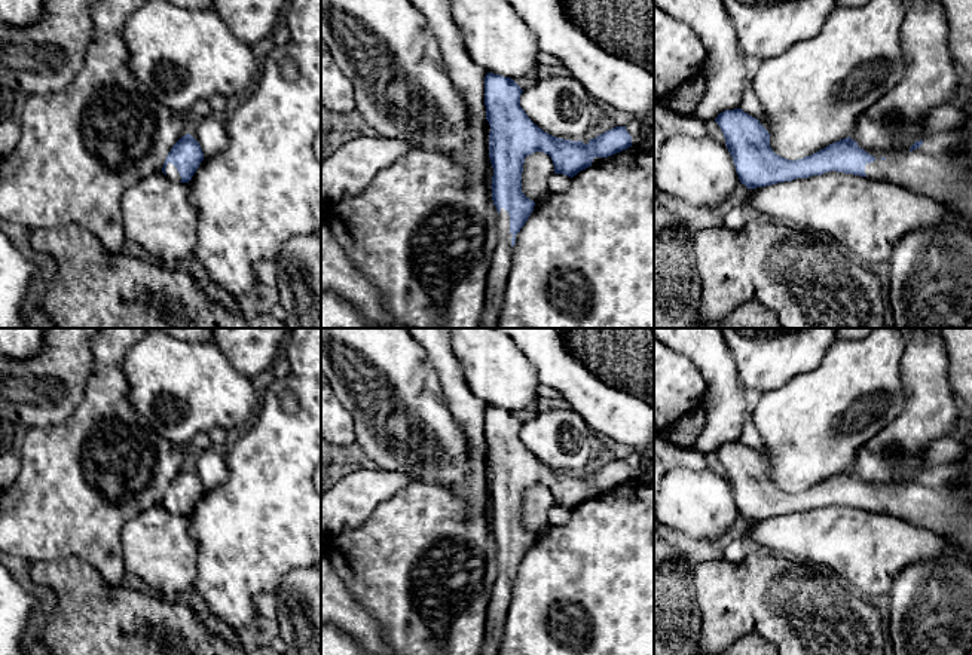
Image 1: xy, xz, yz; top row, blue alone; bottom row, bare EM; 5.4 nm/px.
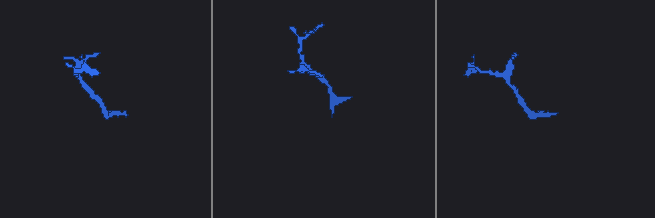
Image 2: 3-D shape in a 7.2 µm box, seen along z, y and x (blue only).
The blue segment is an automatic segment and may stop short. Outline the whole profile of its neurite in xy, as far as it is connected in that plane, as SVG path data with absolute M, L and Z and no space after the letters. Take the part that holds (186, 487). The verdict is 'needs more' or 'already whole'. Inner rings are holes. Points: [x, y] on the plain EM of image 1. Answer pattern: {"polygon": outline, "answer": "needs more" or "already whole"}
{"polygon": "M186 466L172 478L162 505L169 512L189 515L202 493L204 486L199 475L190 466Z", "answer": "needs more"}

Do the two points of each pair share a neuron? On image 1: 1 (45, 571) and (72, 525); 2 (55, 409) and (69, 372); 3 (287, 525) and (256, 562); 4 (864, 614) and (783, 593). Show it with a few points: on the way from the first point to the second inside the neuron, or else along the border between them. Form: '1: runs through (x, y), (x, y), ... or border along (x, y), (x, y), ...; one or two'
1: border along (86, 562), (78, 557), (63, 557), (31, 563); two
2: runs through (55, 400), (55, 385), (60, 380); one
3: runs through (278, 533), (259, 553); one
4: runs through (844, 614), (803, 611); one

